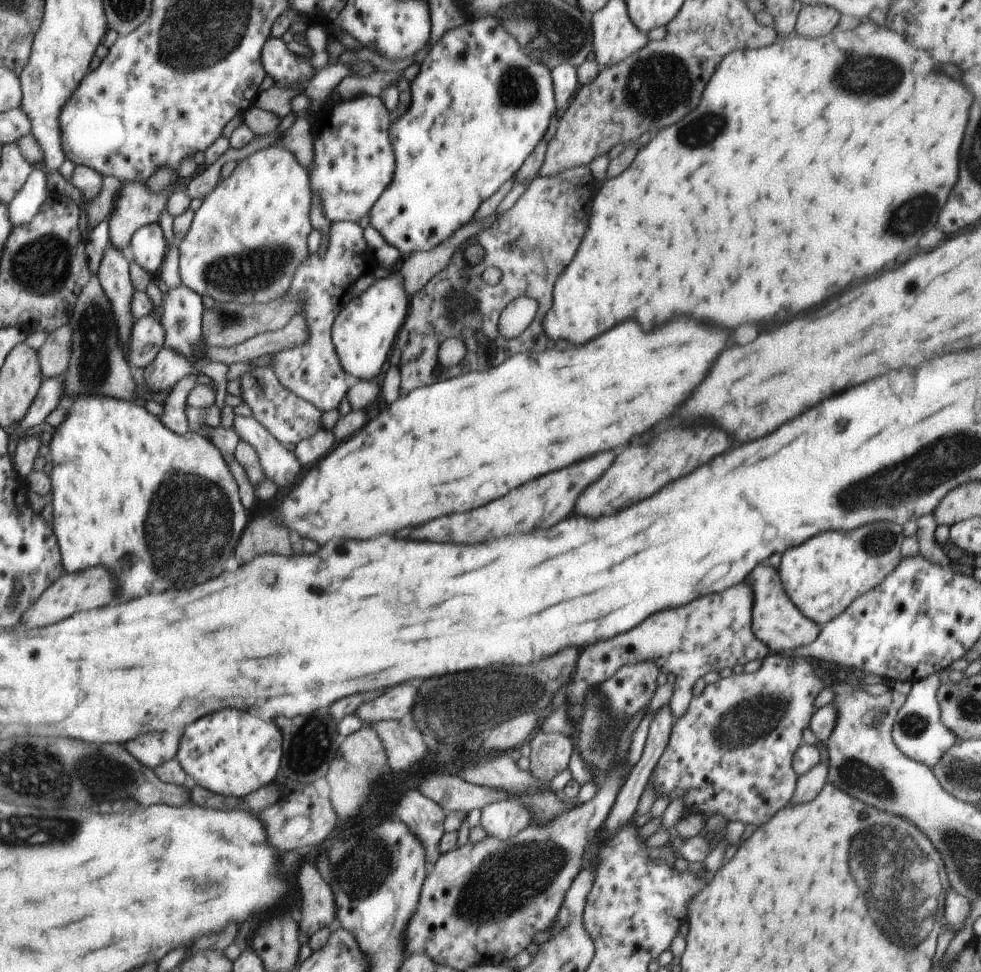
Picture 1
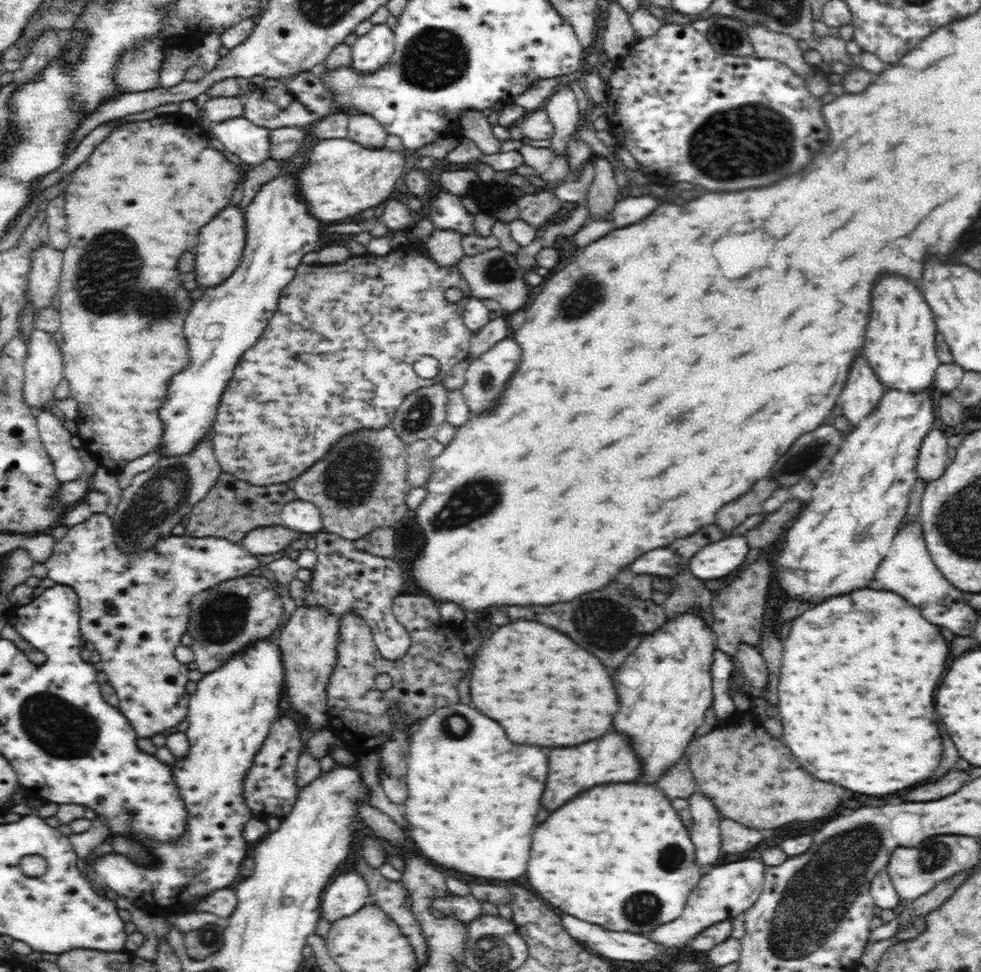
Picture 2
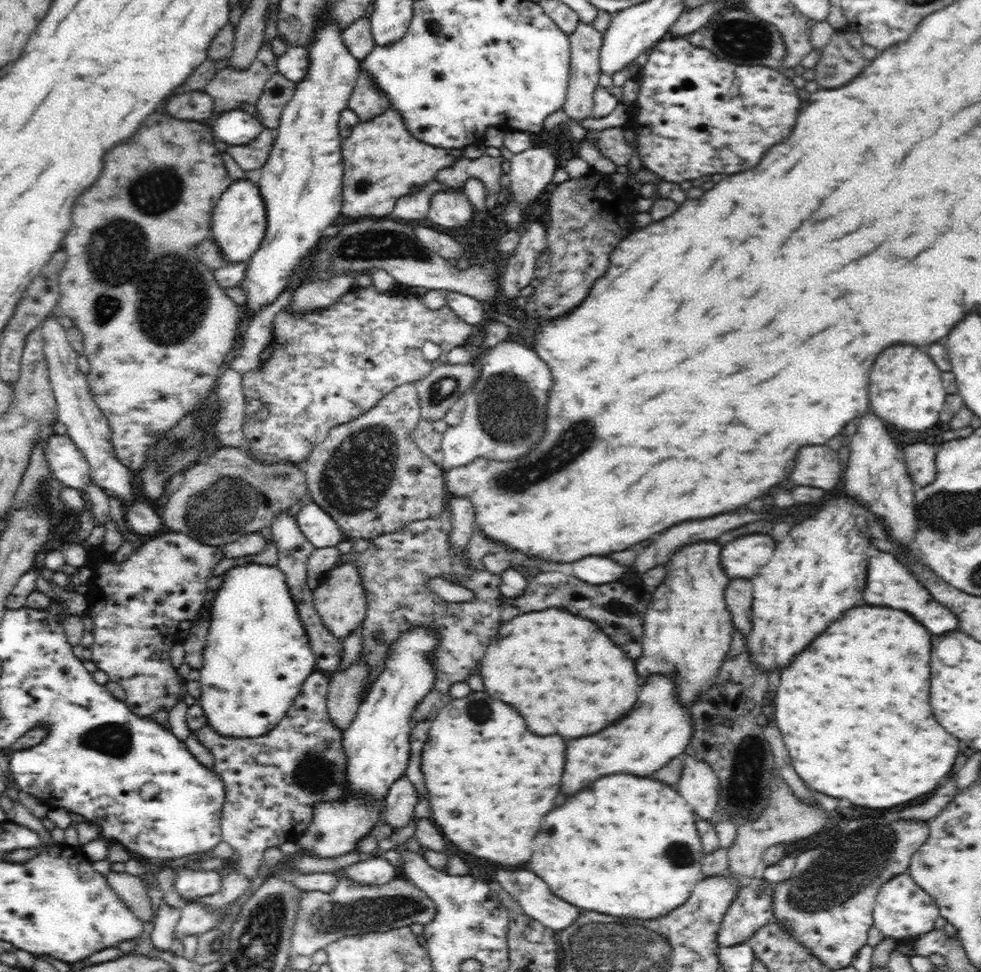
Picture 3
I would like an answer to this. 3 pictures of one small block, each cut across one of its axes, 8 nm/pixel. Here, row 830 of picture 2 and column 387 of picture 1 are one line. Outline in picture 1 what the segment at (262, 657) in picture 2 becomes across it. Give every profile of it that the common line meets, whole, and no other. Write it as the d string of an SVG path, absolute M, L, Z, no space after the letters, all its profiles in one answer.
M487 14L466 20L445 32L428 52L415 78L406 82L411 101L405 114L389 126L395 156L392 182L369 212L370 225L401 254L438 246L460 227L472 222L478 207L488 200L536 149L556 115L551 69L522 50L501 25L501 18Z

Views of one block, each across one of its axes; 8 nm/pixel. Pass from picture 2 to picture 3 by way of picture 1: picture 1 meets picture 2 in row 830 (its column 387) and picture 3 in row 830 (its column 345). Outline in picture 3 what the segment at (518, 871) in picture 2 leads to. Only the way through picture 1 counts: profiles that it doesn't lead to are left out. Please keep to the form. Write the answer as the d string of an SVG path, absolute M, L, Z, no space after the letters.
M472 692L464 698L457 698L444 705L436 715L435 719L430 722L430 730L428 730L428 742L422 746L422 756L420 762L420 770L423 773L425 788L428 788L427 797L432 812L431 820L442 830L441 834L446 836L456 848L474 854L478 858L488 860L494 864L504 864L504 866L516 866L522 862L528 862L532 856L532 842L534 836L540 832L540 824L542 818L554 810L554 798L560 792L560 778L564 772L564 760L566 760L566 740L562 736L536 736L532 734L526 724L524 718L516 712L516 708L488 696L486 692Z

